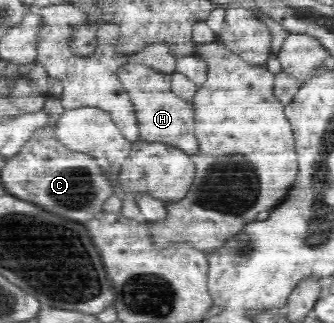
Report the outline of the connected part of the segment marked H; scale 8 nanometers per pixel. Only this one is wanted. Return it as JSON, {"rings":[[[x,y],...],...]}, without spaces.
{"rings":[[[126,63],[117,70],[117,77],[131,98],[138,119],[140,141],[175,146],[191,155],[198,152],[199,144],[194,130],[195,106],[190,100],[173,93],[171,74],[159,73],[144,65]]]}

